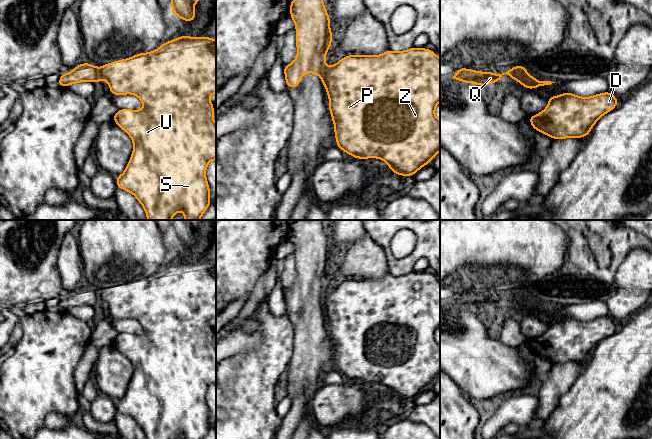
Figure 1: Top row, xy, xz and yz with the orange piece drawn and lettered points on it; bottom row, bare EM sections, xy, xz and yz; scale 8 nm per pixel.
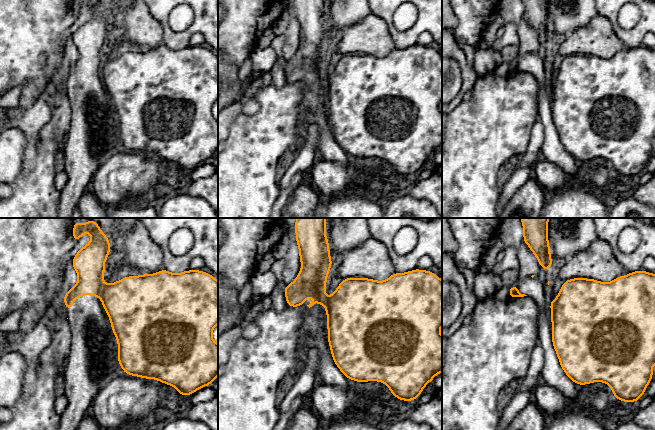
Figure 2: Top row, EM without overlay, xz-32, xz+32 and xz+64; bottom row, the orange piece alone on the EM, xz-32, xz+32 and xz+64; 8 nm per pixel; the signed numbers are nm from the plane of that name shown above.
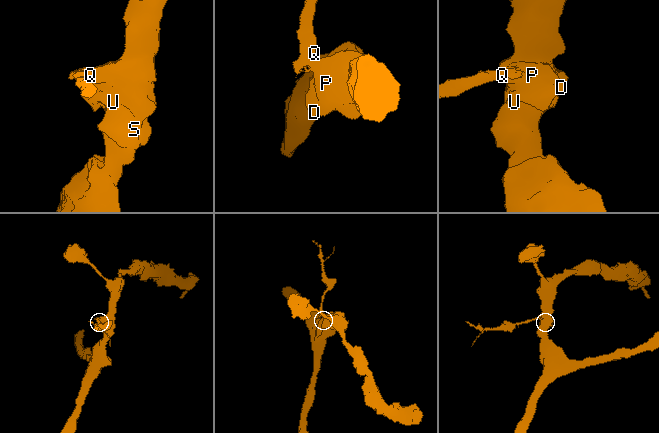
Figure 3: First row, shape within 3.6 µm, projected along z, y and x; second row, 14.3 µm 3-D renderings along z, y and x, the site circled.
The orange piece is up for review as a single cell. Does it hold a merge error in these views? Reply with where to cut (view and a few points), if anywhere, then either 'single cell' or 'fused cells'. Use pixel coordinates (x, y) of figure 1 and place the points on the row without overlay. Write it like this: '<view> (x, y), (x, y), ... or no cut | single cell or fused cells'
xy (97, 292), (100, 303) | fused cells

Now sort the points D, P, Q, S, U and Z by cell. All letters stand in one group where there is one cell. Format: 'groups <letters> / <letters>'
groups D P S U Z / Q

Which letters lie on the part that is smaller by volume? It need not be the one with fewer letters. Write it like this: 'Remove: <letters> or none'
Remove: Q

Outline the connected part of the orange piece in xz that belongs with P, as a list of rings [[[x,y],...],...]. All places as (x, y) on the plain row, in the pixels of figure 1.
[[[412,271],[401,276],[387,274],[381,279],[360,280],[347,279],[333,290],[325,290],[323,296],[325,314],[329,321],[329,335],[335,351],[334,358],[337,371],[354,382],[368,383],[378,382],[386,386],[390,395],[400,400],[413,400],[424,389],[431,387],[433,381],[440,376],[440,344],[435,340],[435,332],[440,325],[440,282],[437,278],[426,272]]]

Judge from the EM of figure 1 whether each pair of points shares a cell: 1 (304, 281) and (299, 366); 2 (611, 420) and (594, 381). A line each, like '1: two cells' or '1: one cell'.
1: one cell
2: one cell

